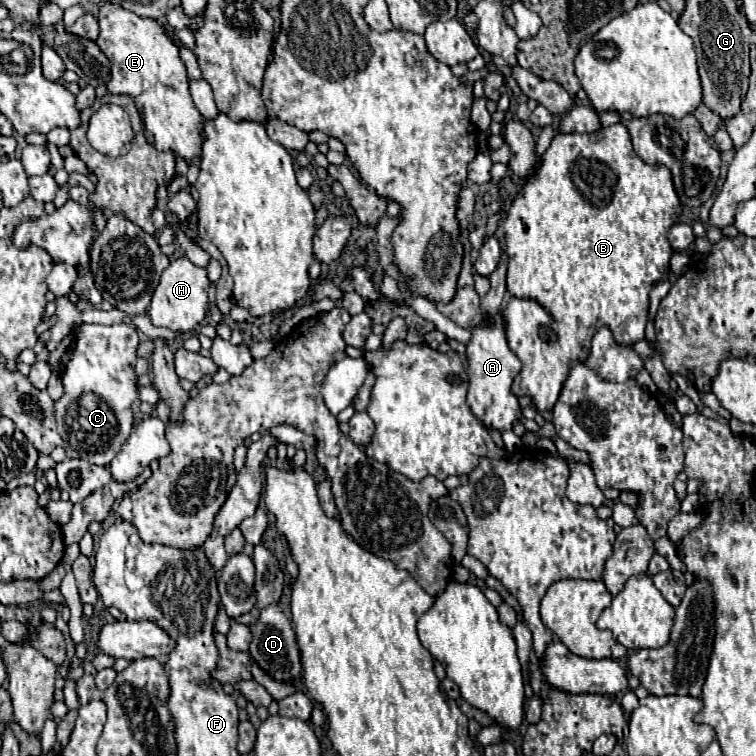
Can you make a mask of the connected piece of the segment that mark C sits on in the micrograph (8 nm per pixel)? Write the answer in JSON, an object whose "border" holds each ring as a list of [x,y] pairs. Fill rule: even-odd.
{"border":[[[83,324],[77,332],[73,356],[61,378],[65,394],[55,402],[57,426],[69,458],[107,466],[133,430],[131,402],[137,400],[137,328],[131,324]]]}

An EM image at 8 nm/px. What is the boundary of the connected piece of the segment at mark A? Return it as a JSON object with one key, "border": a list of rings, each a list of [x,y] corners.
{"border":[[[497,316],[491,324],[475,326],[471,332],[473,338],[467,344],[467,360],[469,360],[467,404],[485,428],[499,428],[499,432],[511,430],[513,424],[523,418],[519,400],[511,392],[511,384],[515,376],[521,372],[521,362],[507,346],[505,324],[501,316]]]}

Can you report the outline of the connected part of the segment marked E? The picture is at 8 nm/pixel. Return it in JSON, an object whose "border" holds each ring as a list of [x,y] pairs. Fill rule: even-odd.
{"border":[[[105,2],[97,20],[101,26],[97,46],[113,64],[107,90],[111,94],[131,94],[139,108],[144,132],[153,136],[155,148],[173,152],[177,158],[191,164],[191,160],[201,154],[203,116],[191,100],[189,78],[177,46],[165,36],[165,30],[157,20],[141,18],[117,4]]]}

